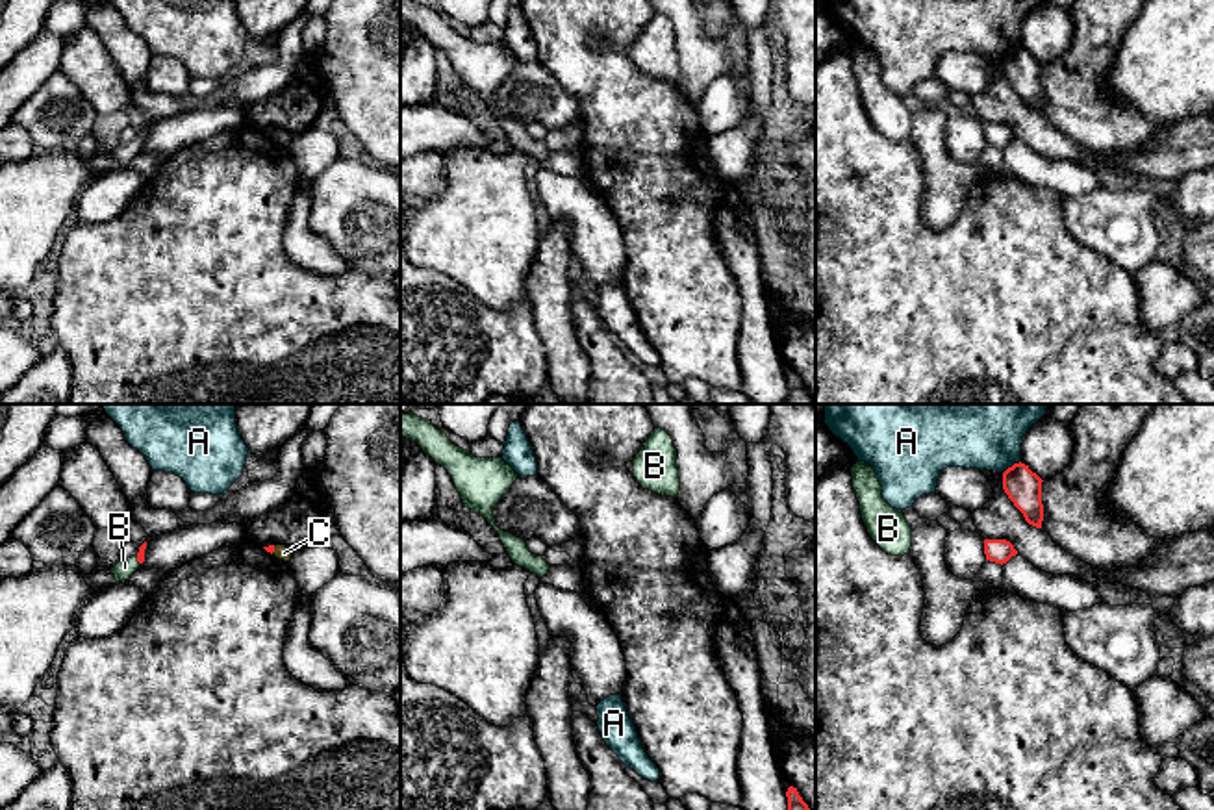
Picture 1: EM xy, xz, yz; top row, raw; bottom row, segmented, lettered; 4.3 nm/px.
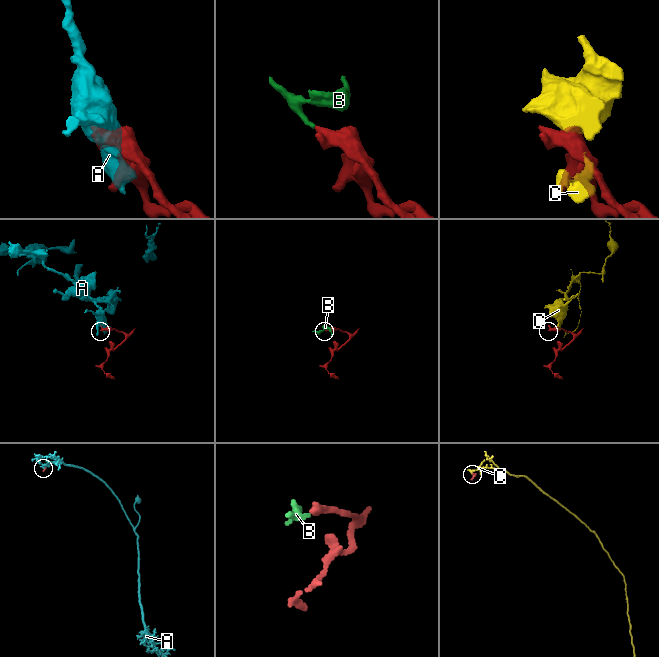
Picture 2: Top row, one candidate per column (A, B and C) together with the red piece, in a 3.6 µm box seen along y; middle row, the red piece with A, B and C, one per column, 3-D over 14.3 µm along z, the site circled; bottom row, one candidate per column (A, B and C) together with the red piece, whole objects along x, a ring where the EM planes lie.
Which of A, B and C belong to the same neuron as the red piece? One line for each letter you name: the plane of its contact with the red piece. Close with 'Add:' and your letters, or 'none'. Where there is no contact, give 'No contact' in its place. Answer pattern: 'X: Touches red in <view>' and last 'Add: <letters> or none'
B: Touches red in xy
Add: B

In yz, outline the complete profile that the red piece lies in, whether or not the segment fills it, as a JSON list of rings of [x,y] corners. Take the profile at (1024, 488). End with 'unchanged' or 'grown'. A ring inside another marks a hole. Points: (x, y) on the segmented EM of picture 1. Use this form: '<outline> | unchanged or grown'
[[[1014,463],[1003,473],[1003,489],[1014,506],[1023,513],[1025,521],[1042,528],[1042,478],[1025,463]]] | unchanged

